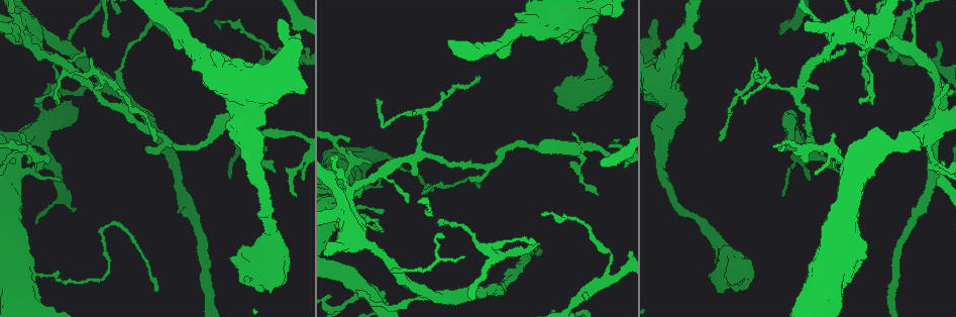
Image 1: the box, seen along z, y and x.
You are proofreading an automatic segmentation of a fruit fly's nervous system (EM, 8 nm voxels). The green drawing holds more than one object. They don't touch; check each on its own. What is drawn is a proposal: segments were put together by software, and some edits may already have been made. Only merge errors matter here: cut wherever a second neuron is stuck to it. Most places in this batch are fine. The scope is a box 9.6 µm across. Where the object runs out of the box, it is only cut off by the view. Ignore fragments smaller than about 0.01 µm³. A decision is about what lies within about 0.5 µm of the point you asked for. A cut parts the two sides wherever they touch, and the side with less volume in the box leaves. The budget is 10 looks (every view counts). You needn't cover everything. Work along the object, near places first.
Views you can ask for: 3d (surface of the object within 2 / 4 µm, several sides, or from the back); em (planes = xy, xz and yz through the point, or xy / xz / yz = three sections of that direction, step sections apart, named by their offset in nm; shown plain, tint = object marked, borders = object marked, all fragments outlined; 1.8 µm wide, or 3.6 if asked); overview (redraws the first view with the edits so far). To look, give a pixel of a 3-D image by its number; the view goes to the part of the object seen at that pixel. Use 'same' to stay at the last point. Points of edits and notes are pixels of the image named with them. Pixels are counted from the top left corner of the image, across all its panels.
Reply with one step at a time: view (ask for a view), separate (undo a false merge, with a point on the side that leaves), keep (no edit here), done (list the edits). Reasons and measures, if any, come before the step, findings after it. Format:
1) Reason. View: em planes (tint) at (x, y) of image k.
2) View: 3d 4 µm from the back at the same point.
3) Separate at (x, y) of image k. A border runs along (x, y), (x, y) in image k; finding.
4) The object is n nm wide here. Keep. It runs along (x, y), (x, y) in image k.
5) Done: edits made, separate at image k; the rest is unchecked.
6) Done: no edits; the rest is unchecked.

Calibre changes. View: 3d 4 µm at (550, 13) of image 1.

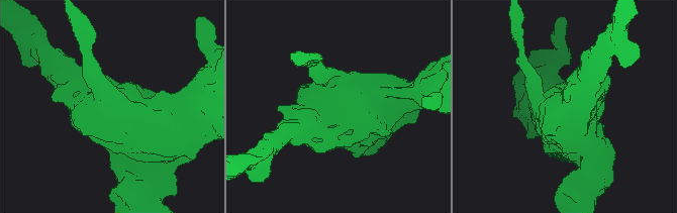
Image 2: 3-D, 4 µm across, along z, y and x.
View: em 3.6 µm xz step 8 (tint) at (116, 120) of image 2.

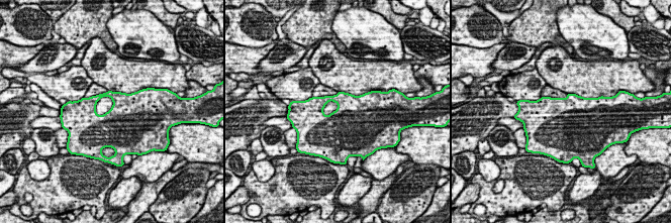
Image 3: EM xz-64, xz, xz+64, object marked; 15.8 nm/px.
Keep. Continuous, no second neuron.

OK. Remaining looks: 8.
Thick turns thin. View: em 3.6 µm xz step 16 (tint) at (247, 148) of image 1.

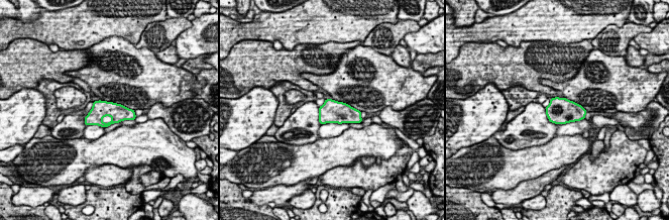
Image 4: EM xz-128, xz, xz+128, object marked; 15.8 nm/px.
Another direction. View: em 3.6 µm planes (tint) at the same point.

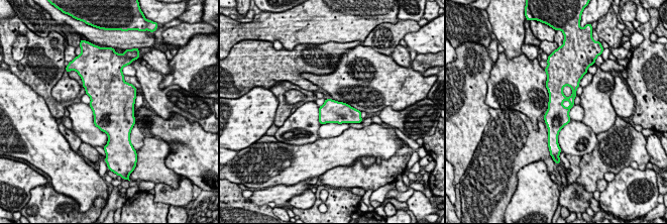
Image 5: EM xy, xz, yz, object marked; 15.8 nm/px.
Keep. All the same neuron.

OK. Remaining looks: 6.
Sharp bend. View: 3d 2 µm at (734, 283) of image 1.

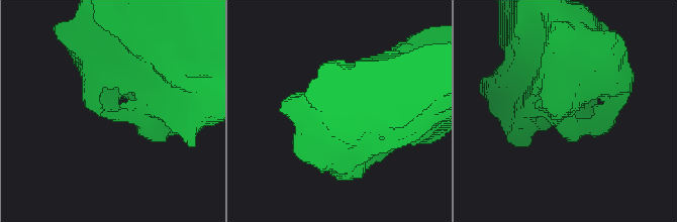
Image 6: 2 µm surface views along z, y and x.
Shape alone is not enough. View: em planes (plain) at (569, 108) of image 6.

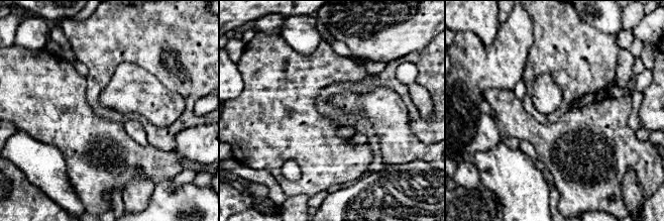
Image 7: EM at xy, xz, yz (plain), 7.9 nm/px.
What lies round it. View: em planes (borders) at the same point.

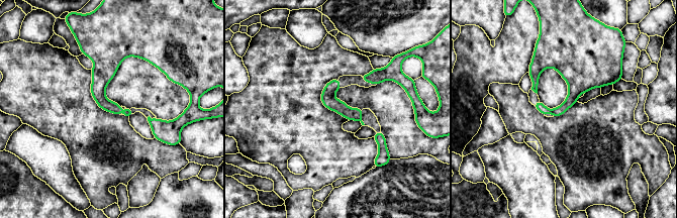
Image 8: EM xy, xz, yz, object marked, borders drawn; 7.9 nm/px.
Keep. It runs along (106, 46), (100, 97), (127, 114) in image 8; continuous, no second neuron.

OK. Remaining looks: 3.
Sharp bend. View: 3d 4 µm at (836, 152) of image 1.

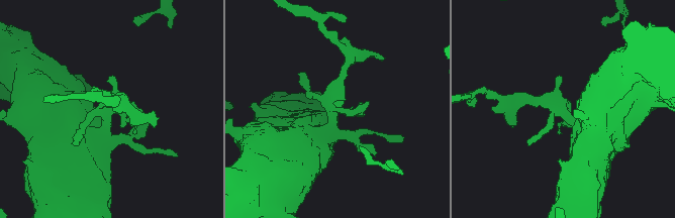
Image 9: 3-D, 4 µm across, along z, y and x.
Shape alone is not enough. View: em xy step 8 (borders) at (344, 111) of image 9.

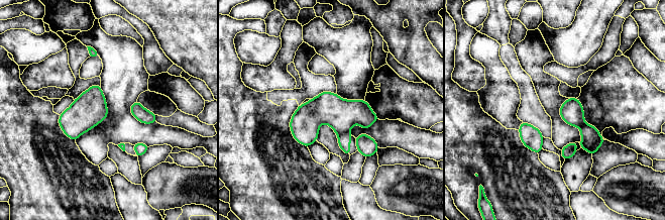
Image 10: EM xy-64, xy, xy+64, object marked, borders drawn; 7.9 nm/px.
View: em planes (borders) at the same point.

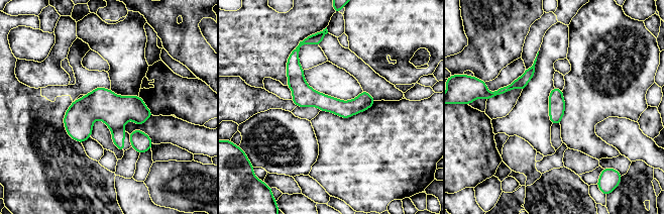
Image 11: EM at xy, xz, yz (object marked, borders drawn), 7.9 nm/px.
Keep. It runs along (293, 59), (313, 98), (370, 102) in image 11; one neuron here.

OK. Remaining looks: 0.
Done: no edits; the rest is unchecked.

